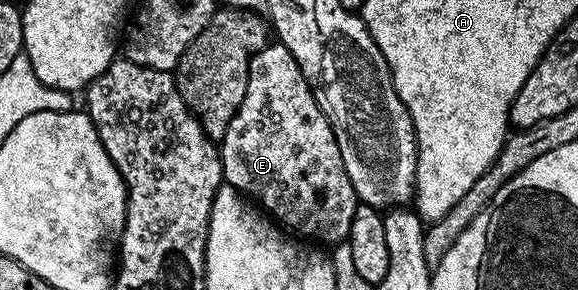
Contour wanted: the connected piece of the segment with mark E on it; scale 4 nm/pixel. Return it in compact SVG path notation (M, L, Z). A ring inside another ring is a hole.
M268 43L263 50L256 53L249 63L249 79L245 87L245 99L241 99L241 107L237 115L233 115L233 123L229 123L229 131L225 131L221 144L218 146L219 157L223 161L223 179L240 193L246 195L252 202L258 203L280 226L292 229L300 238L312 237L315 241L324 241L327 245L335 245L338 241L346 242L351 236L351 224L355 214L357 198L353 191L353 183L349 183L349 175L345 175L345 163L341 163L341 147L337 147L337 139L333 135L333 127L329 119L317 107L317 99L313 99L313 91L301 75L301 67L297 67L297 59L281 44Z

